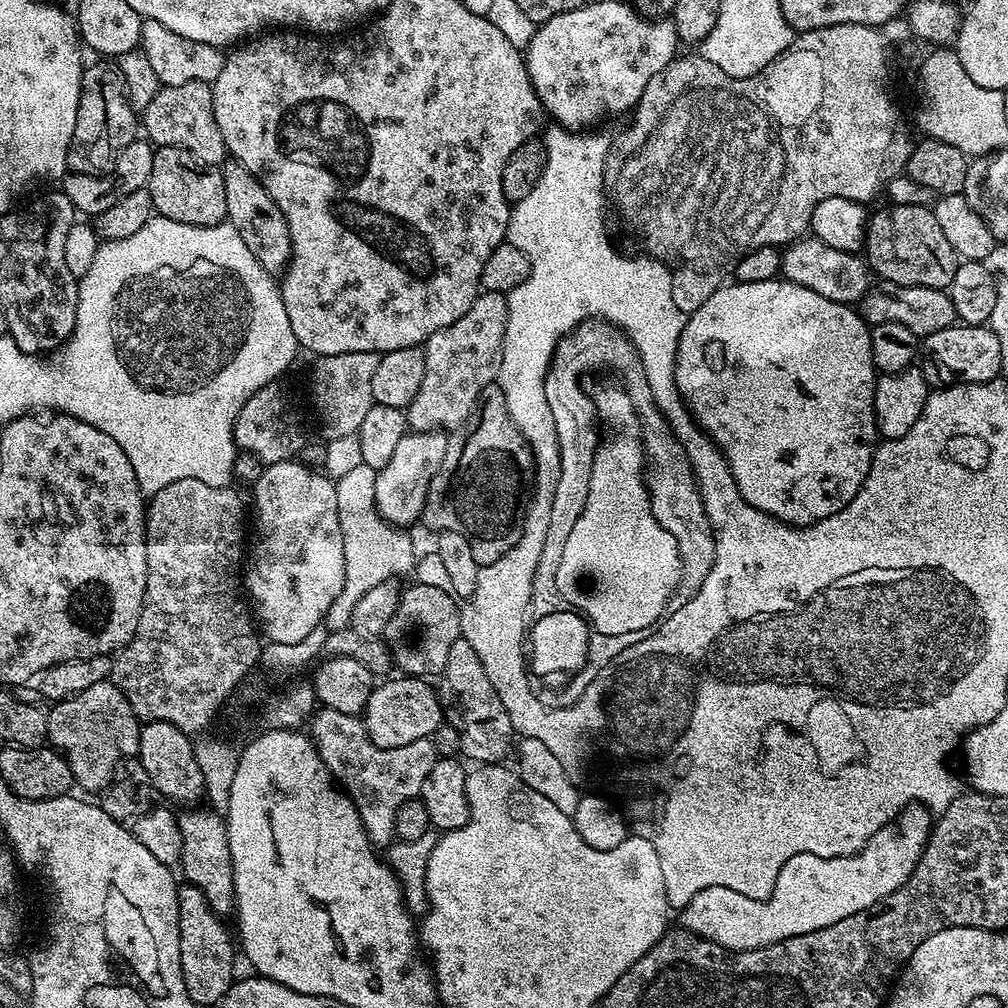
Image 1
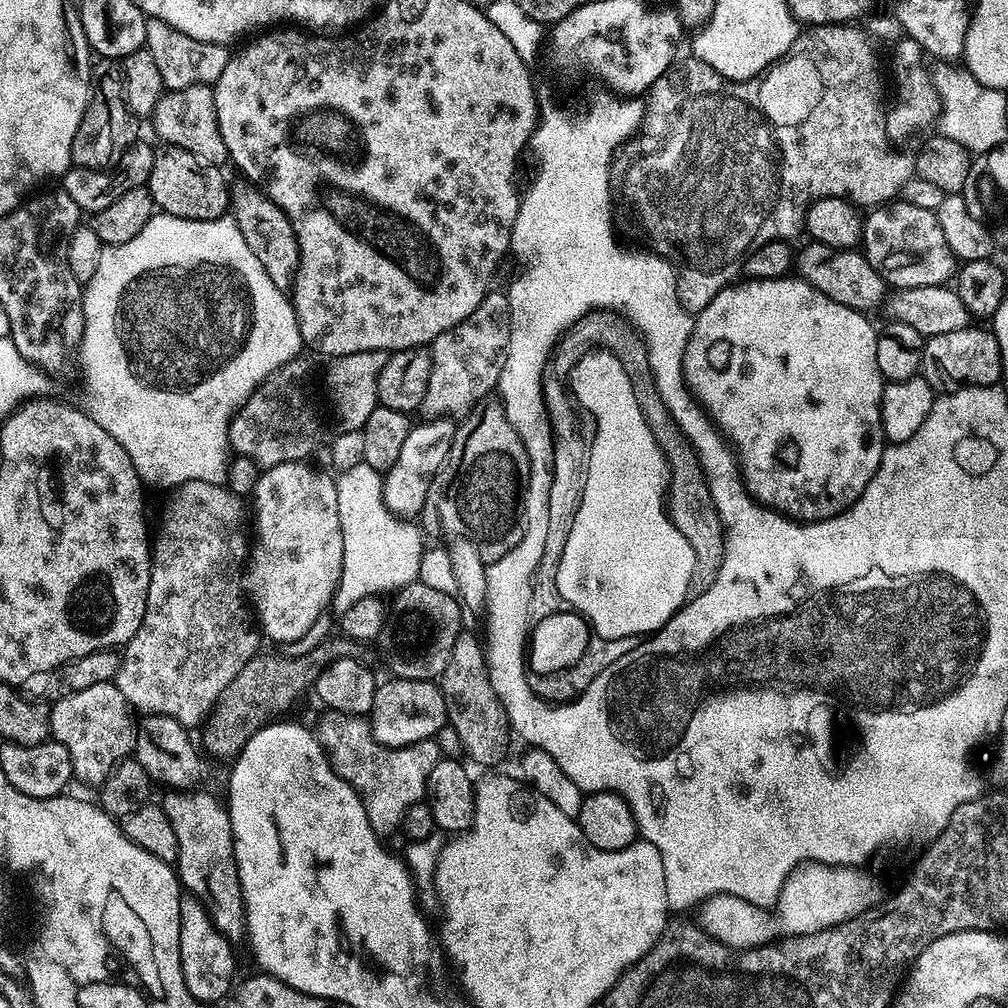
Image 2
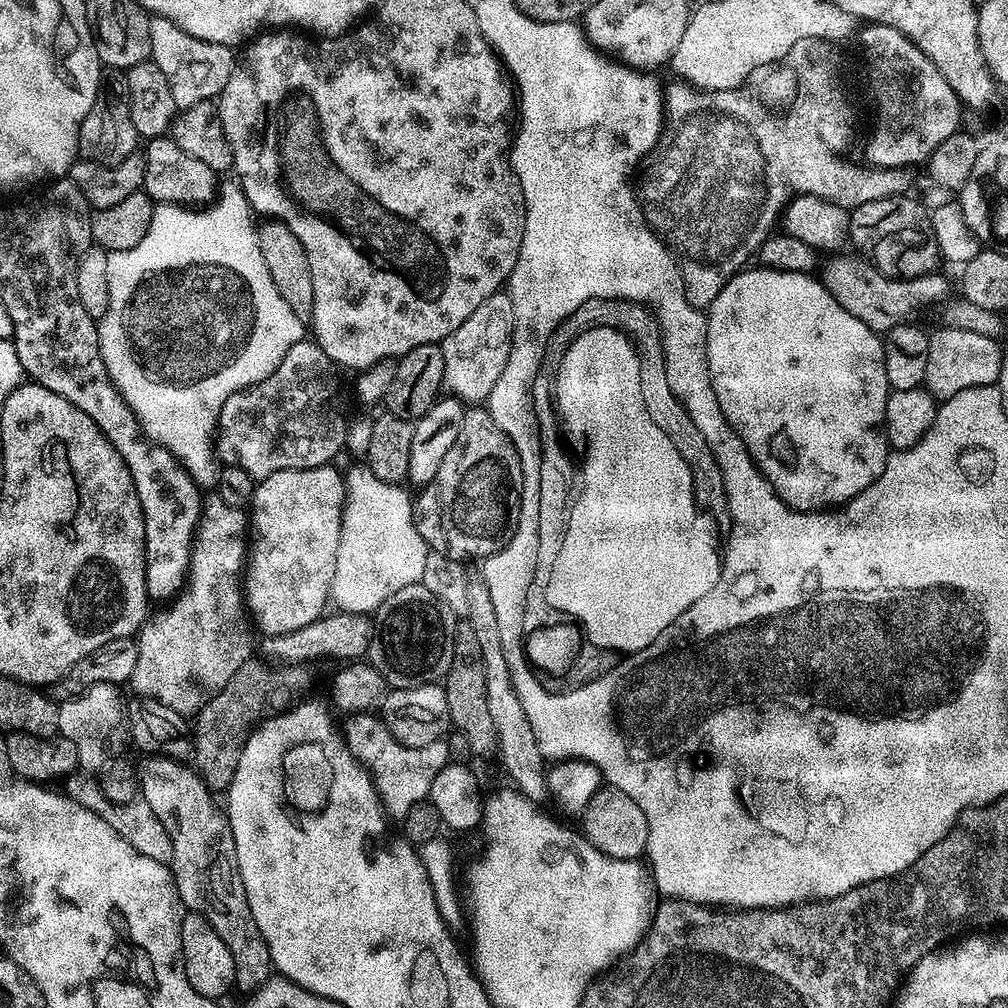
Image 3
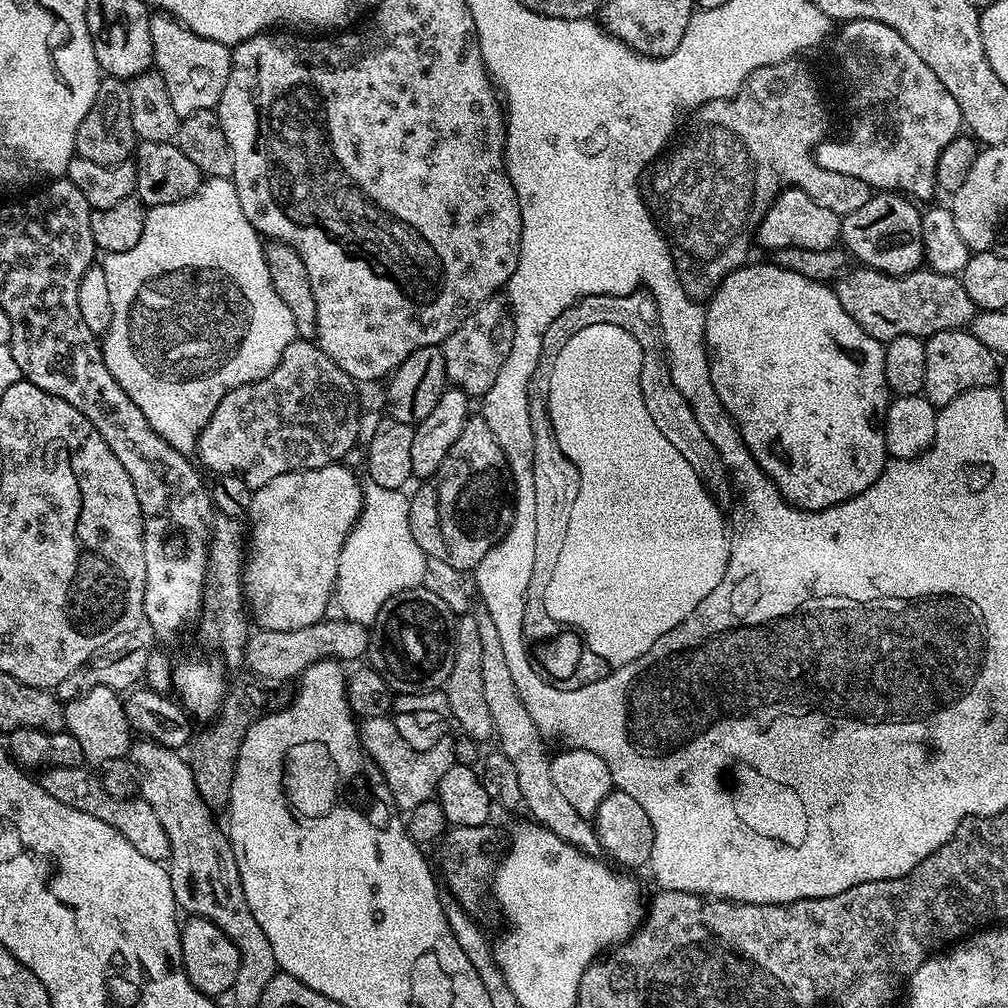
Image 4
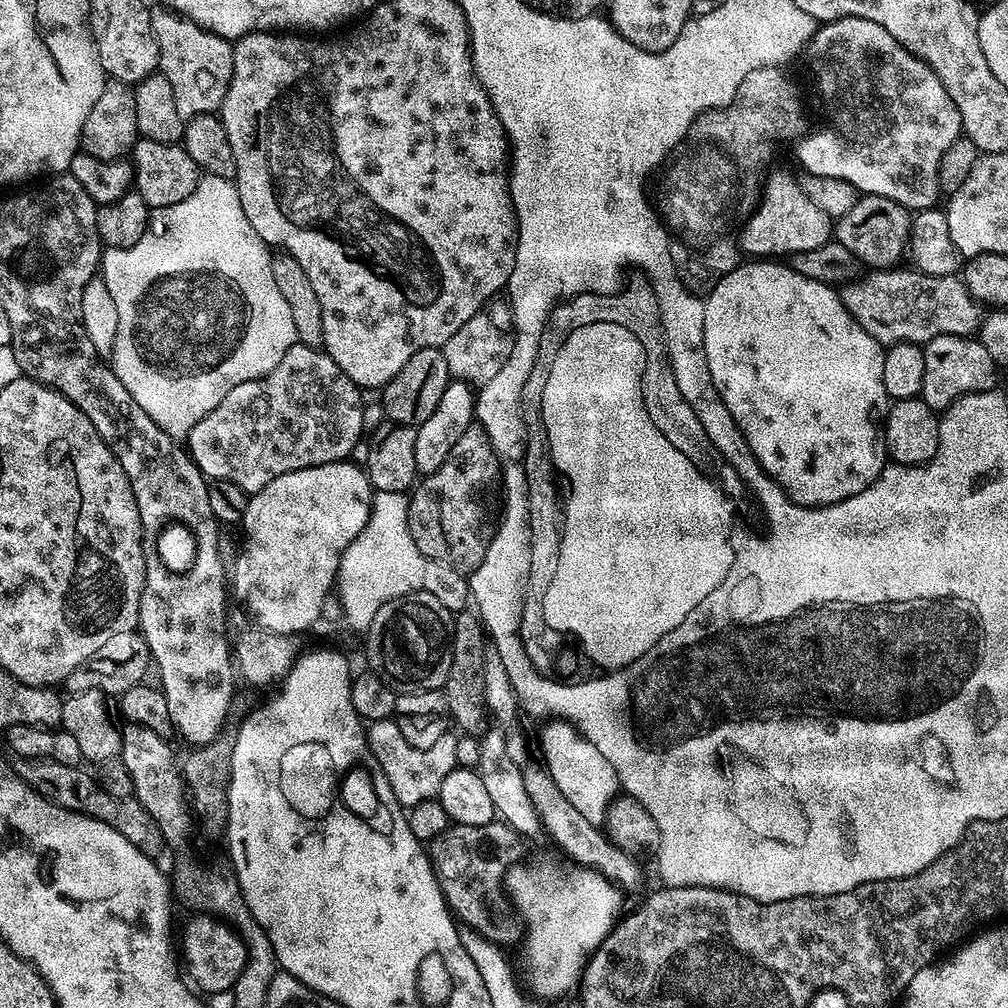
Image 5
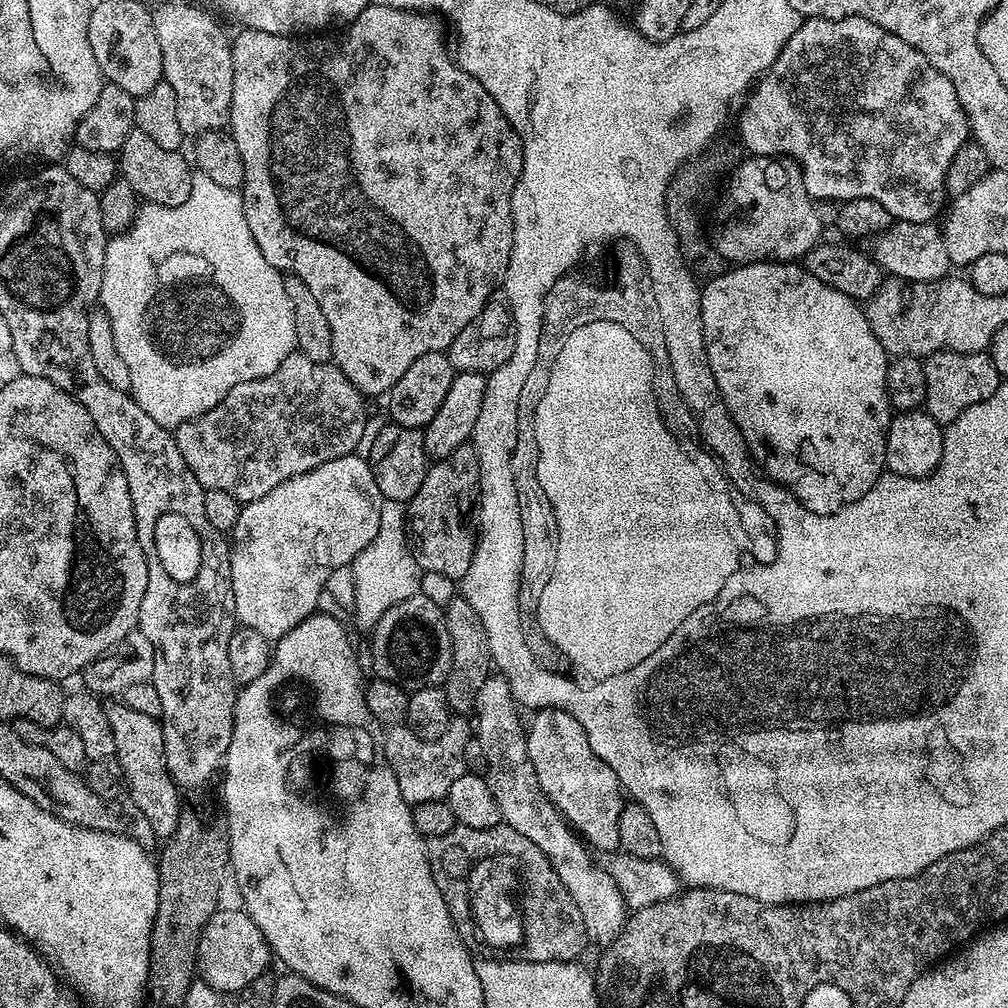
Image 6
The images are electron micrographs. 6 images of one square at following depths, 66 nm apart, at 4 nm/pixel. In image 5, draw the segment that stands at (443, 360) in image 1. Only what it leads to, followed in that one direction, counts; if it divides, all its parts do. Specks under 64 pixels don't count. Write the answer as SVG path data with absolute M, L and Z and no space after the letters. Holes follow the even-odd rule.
M493 298L484 307L479 308L462 326L462 330L457 330L452 337L444 343L443 353L446 358L448 375L454 380L465 380L467 384L473 386L483 386L506 366L506 358L514 350L514 325L512 322L512 309L504 298Z

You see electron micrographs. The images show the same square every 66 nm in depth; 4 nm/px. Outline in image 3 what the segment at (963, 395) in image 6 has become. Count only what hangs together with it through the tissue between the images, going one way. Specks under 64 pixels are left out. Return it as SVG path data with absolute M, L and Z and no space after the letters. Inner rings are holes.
M943 326L937 327L937 332L934 331L928 337L928 353L926 354L926 374L924 375L923 387L927 388L937 401L943 402L949 400L954 394L958 394L962 390L970 390L978 386L990 386L996 384L1000 379L1000 371L1002 370L1002 362L1006 358L1005 353L1000 353L1000 340L995 336L987 336L986 334L974 334L974 330L958 330L957 328L946 328Z

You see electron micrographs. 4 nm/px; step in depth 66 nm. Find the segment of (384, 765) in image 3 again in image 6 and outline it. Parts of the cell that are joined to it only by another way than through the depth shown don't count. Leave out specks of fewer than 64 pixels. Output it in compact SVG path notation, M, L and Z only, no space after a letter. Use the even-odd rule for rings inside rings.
M453 715L446 730L436 740L418 738L418 734L404 724L393 724L383 733L384 758L392 768L394 778L398 778L398 790L402 790L402 798L406 798L408 804L445 799L450 786L454 786L459 776L465 775L464 755L466 746L474 738L474 728L464 720L467 719L463 715Z

